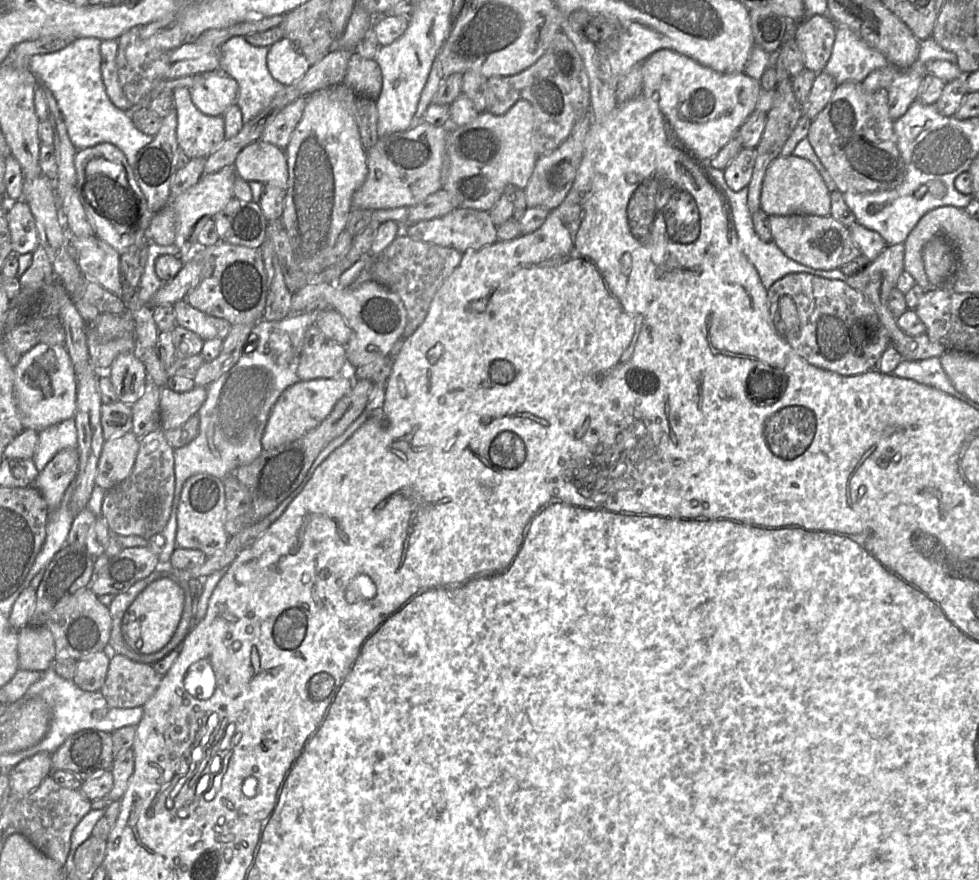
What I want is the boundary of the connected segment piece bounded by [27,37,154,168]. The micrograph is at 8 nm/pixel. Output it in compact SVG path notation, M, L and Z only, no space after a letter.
M95 37L79 38L65 48L49 54L34 55L28 67L39 80L53 93L64 117L69 137L81 150L100 143L111 143L120 148L133 168L138 152L149 144L154 136L136 128L130 112L117 108L110 100L101 74L102 40Z

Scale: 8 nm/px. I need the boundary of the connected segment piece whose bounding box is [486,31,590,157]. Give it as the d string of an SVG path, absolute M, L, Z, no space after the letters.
M559 31L545 53L529 68L510 76L493 76L486 83L486 111L499 116L505 114L519 100L528 101L534 110L532 145L539 156L555 150L570 134L575 123L590 112L589 80L583 60L575 45L563 31Z

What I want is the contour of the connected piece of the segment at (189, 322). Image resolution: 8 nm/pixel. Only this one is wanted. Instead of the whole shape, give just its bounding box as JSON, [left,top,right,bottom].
[174,300,232,341]

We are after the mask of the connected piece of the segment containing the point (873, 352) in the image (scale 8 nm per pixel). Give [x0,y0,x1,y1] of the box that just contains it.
[767,272,890,376]

